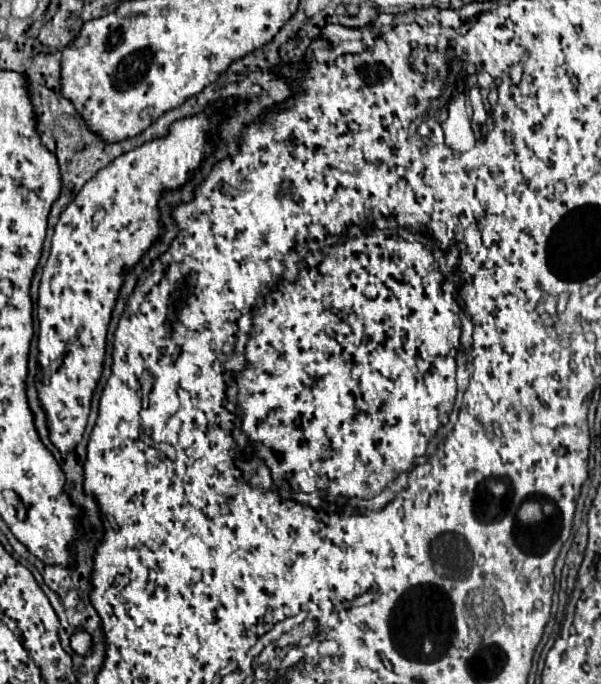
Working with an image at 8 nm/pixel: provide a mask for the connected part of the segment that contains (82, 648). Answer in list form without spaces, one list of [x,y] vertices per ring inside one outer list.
[[[76,630],[76,634],[72,636],[72,650],[84,656],[84,652],[88,652],[88,644],[90,644],[88,636],[84,636],[84,632]]]

